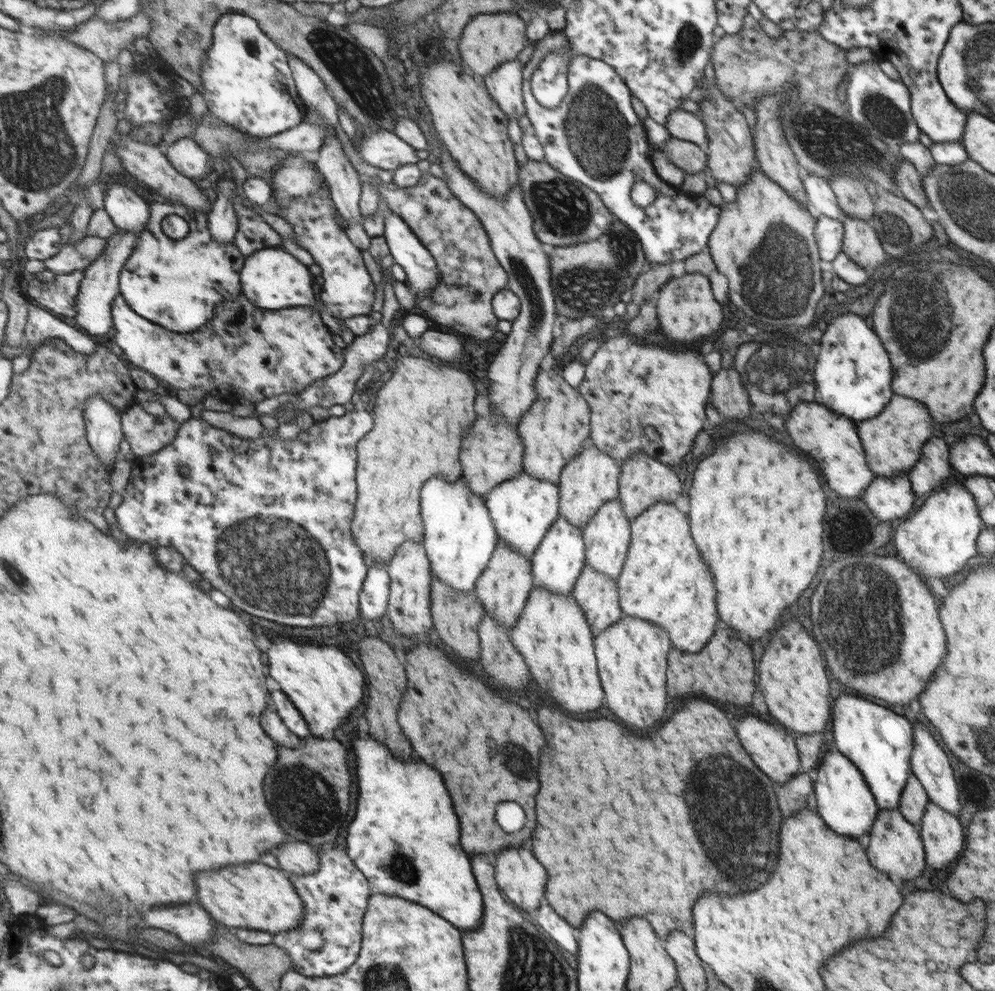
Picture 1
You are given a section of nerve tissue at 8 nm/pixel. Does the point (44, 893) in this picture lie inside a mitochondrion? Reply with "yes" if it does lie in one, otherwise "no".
no

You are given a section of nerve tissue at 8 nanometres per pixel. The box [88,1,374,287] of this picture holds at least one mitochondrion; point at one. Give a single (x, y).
(252, 44)

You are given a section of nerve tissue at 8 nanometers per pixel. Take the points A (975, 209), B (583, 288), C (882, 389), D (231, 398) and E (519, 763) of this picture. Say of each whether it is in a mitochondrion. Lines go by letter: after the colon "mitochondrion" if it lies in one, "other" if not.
A: mitochondrion
B: mitochondrion
C: other
D: other
E: mitochondrion

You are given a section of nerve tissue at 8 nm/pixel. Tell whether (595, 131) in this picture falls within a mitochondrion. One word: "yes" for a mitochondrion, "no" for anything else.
yes

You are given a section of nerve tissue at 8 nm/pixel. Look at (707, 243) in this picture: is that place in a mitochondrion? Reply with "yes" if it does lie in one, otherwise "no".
no

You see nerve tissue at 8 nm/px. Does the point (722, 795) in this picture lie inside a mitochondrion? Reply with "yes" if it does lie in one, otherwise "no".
yes

